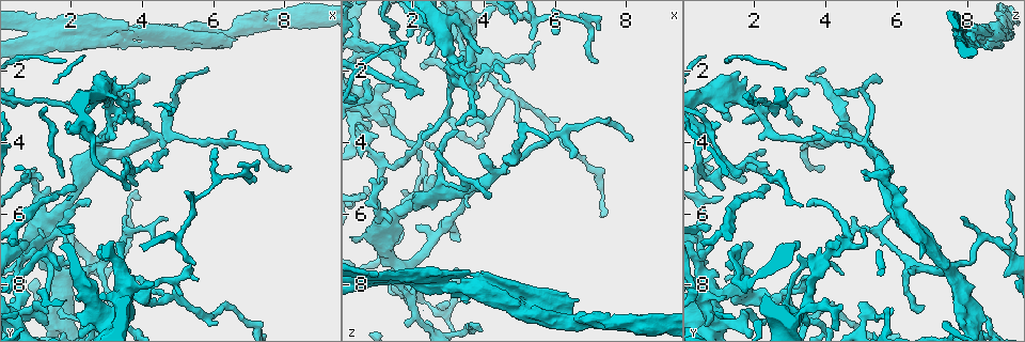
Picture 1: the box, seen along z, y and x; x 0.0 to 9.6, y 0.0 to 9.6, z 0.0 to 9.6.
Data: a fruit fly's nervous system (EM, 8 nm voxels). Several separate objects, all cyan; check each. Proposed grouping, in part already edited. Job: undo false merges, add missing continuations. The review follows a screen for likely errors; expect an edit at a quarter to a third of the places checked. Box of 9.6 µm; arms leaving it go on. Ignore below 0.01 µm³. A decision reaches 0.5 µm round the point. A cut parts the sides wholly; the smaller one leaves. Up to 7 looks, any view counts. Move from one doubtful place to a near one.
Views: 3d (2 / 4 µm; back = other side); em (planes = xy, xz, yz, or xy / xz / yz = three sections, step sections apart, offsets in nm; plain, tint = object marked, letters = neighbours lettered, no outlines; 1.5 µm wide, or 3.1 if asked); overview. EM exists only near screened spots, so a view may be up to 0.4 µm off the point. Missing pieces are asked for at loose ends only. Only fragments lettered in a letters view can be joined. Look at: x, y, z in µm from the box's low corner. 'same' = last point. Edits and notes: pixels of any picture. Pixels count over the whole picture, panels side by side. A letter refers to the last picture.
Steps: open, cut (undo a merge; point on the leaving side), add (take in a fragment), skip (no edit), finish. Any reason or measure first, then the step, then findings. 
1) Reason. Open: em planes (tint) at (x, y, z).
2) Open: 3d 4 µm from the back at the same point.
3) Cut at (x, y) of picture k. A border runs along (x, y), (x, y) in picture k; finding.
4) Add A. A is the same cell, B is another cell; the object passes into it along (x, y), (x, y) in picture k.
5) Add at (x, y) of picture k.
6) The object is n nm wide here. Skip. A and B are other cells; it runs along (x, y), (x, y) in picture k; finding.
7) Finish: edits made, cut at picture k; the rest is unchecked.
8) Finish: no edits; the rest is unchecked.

An open end. Open: em planes (plain) at (1.70, 8.70, 5.85).

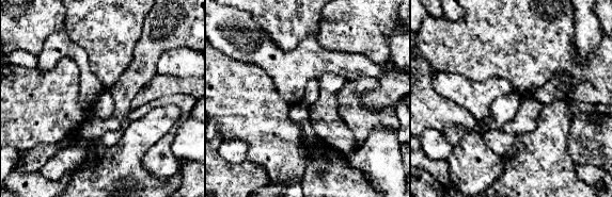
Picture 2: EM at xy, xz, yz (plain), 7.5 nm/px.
Open: em planes (letters) at the same point.

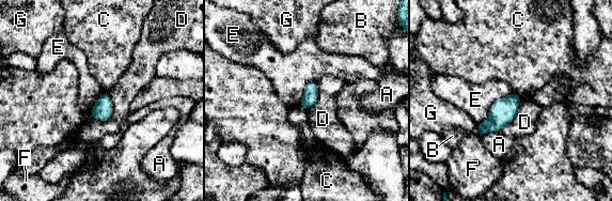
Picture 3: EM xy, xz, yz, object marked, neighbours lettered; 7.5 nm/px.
Skip. A, B, C, D, E, F and G are other cells; a border runs along (513, 92), (498, 98), (477, 124) in picture 3; no lettered fragment goes on from it.

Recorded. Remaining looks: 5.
Free end. Open: em planes (letters) at (1.60, 6.60, 6.65).

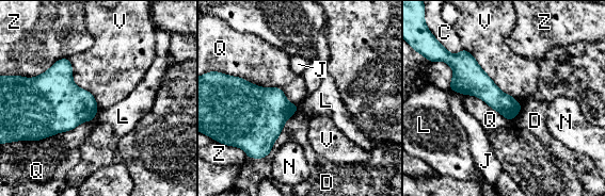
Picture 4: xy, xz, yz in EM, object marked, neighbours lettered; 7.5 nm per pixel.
Skip. C, D, J, L, N, Q, V and Z are other cells; a border runs along (463, 48), (492, 81), (521, 105) in picture 4; none of them fits.

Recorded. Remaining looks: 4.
Free end. Open: em planes (letters) at (3.55, 6.85, 1.90).

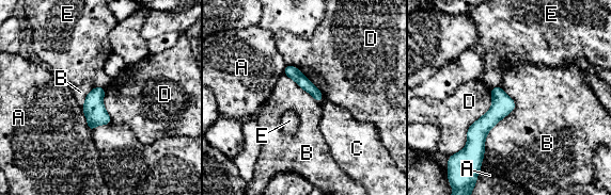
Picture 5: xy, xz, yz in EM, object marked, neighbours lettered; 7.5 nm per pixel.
Skip. A, B, C, D and E are other cells; a border runs along (491, 88), (491, 107), (461, 149) in picture 5; none of them fits.

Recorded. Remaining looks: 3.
Finish: no edits; the rest is unchecked.

